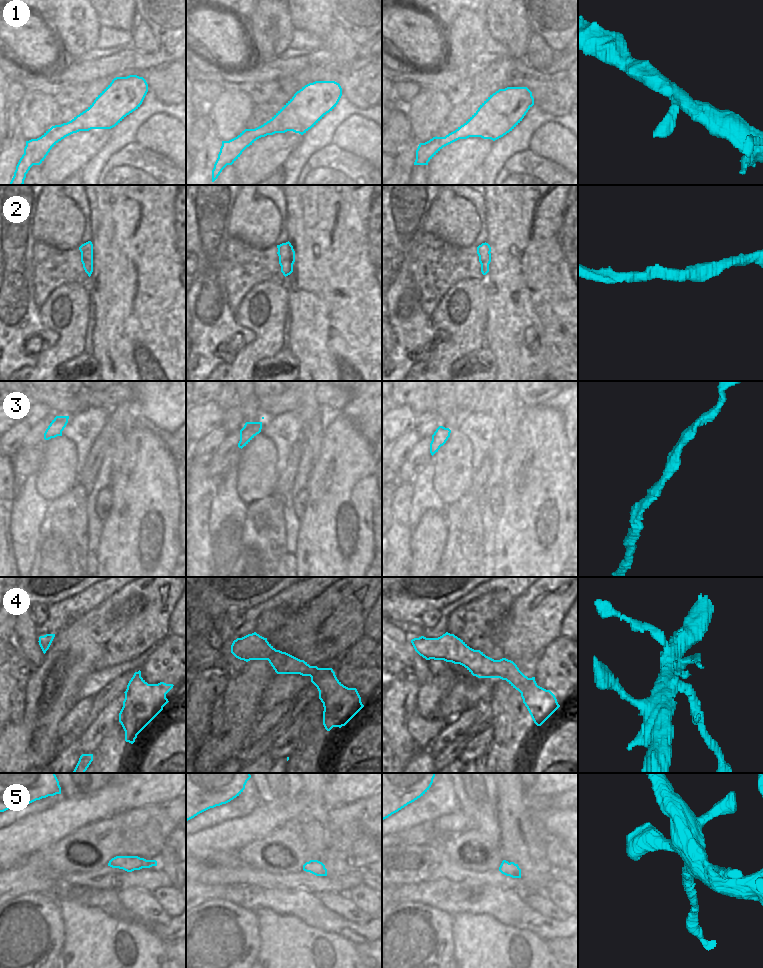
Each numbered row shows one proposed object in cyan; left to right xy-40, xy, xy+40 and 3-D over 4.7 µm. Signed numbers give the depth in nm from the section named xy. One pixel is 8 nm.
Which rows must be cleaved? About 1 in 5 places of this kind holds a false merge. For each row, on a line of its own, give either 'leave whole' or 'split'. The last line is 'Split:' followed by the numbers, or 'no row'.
1: leave whole
2: leave whole
3: leave whole
4: split
5: split
Split: 4, 5

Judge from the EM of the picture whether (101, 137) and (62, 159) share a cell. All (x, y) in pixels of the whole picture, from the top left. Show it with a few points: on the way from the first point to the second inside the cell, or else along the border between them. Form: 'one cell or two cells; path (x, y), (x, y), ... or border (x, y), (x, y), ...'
one cell; path (91, 141), (72, 153)

